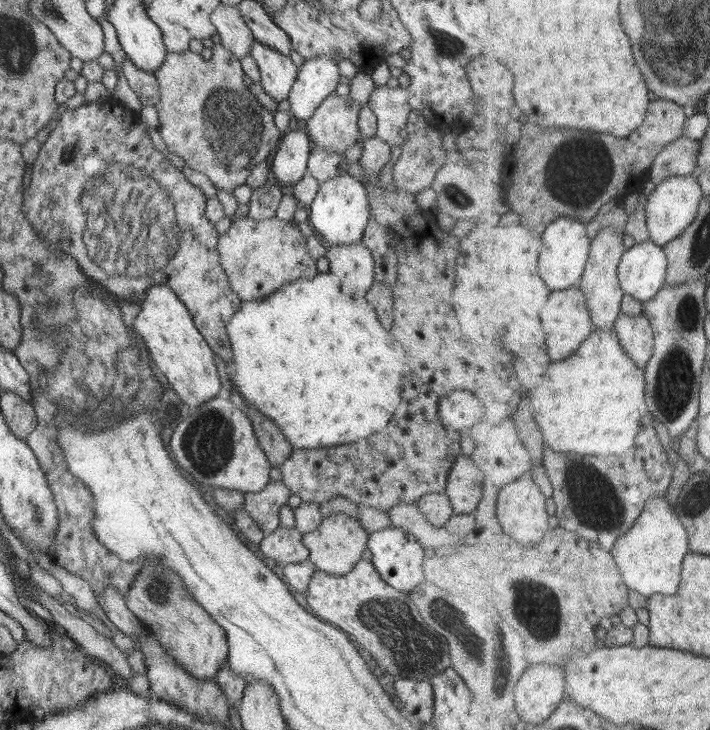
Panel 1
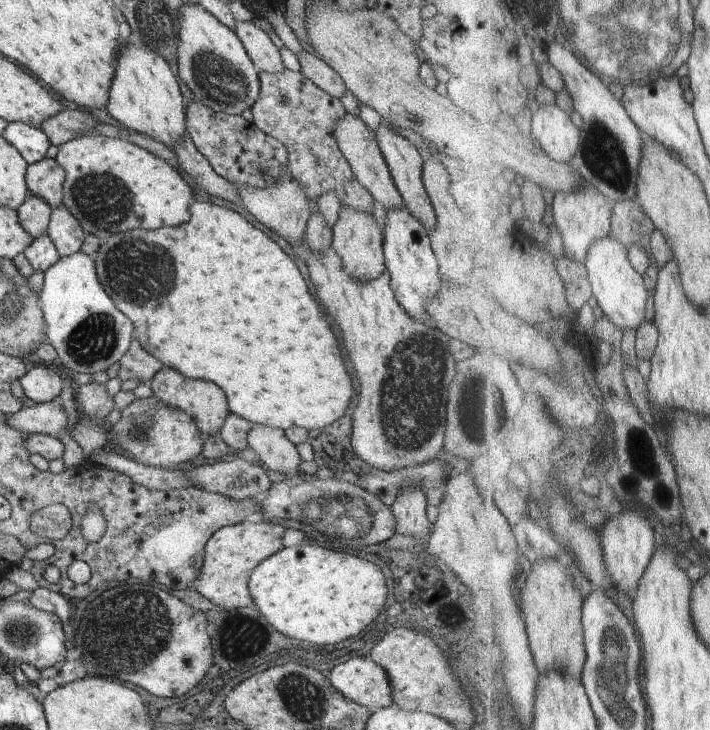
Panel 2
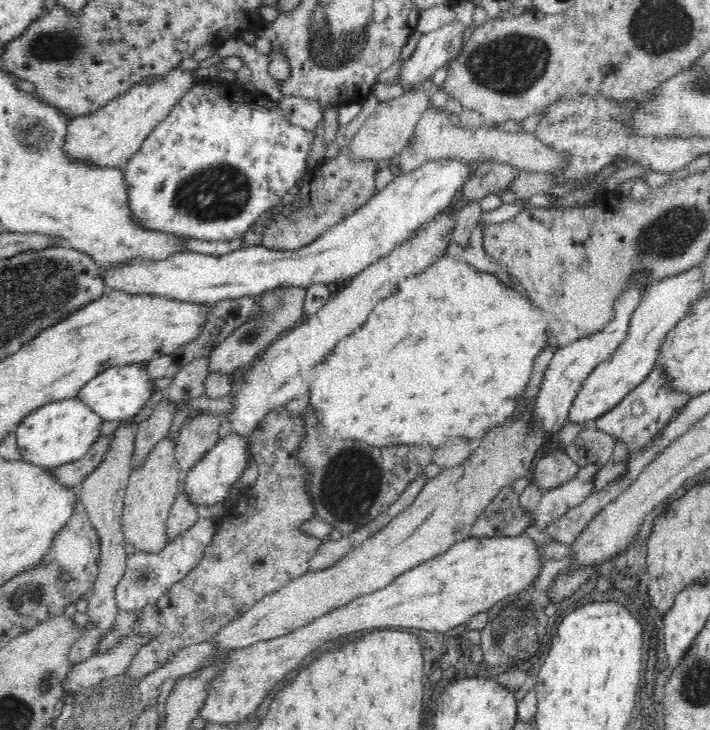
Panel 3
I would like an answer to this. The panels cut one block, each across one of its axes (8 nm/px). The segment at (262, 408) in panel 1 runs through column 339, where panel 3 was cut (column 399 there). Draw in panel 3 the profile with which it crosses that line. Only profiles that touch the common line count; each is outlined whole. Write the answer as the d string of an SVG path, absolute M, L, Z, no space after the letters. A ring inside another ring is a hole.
M442 256L424 272L408 275L399 280L398 288L393 295L376 303L368 315L363 327L356 329L351 335L345 336L340 344L331 350L331 353L323 360L323 363L313 368L315 376L310 384L310 390L302 400L311 406L317 422L321 428L333 439L359 440L374 447L386 447L399 445L440 444L452 437L460 437L471 443L480 440L488 429L503 423L510 415L514 414L516 400L525 393L532 364L537 354L548 343L546 340L546 326L550 327L548 316L543 309L538 308L528 298L518 285L506 286L495 275L476 270L472 265L463 262L458 257Z

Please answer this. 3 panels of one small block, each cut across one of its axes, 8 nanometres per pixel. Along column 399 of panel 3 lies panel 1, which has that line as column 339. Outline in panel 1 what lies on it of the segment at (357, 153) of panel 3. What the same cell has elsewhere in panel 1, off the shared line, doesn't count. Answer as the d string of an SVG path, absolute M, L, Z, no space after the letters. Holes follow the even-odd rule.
M328 95L324 103L305 124L312 146L326 152L344 153L365 140L358 122L361 105L350 98Z

